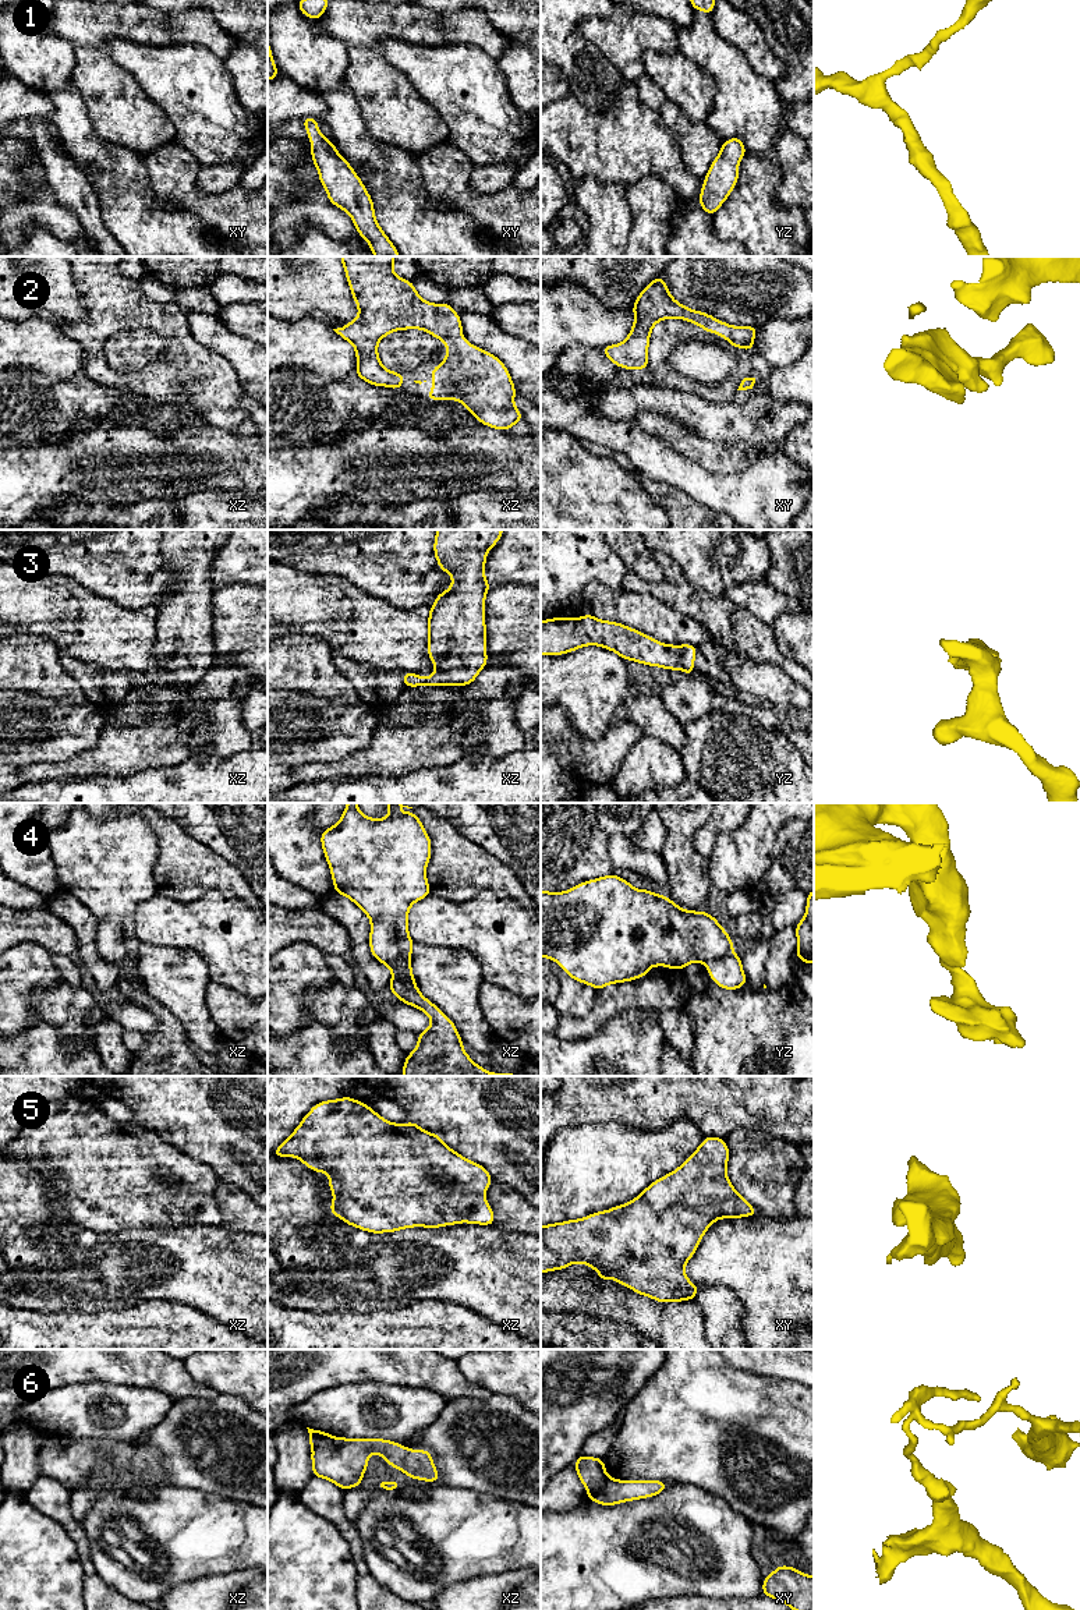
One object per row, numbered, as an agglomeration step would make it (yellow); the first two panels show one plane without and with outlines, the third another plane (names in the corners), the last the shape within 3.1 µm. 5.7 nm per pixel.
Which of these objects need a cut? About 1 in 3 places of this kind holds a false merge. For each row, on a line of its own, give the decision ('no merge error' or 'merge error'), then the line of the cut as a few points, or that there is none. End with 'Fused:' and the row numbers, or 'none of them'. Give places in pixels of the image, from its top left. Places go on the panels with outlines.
1: no merge error; no cut
2: no merge error; no cut
3: no merge error; no cut
4: merge error; cut in yz along (732, 949), (705, 963)
5: no merge error; no cut
6: merge error; cut in xz along (332, 1436), (324, 1444), (312, 1448)
Fused: 4, 6

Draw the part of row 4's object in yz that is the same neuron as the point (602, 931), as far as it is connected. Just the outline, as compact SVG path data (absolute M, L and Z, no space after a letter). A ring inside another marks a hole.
M613 873L564 892L541 889L541 958L553 959L573 980L596 991L644 977L654 966L680 970L732 951L732 938L709 913L684 910L666 895L635 889Z

